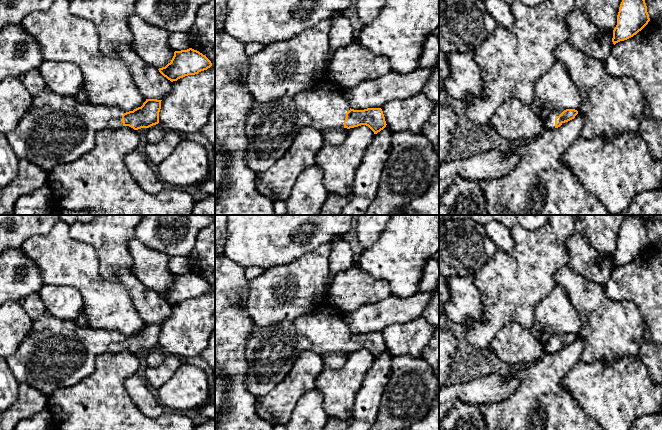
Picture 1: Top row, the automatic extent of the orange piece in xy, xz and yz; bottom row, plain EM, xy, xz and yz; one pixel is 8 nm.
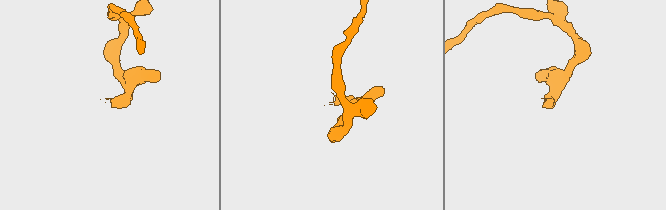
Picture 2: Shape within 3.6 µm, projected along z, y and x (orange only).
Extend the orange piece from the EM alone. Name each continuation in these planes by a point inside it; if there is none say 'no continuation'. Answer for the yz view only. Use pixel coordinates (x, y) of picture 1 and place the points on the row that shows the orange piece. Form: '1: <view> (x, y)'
1: yz (549, 123)

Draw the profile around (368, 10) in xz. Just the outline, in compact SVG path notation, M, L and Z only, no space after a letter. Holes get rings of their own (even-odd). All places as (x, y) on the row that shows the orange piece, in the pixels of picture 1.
M355 0L354 4L363 25L371 23L381 12L387 0Z

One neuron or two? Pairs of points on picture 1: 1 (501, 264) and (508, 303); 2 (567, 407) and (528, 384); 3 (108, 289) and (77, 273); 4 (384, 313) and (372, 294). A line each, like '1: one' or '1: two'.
1: one
2: one
3: one
4: two

